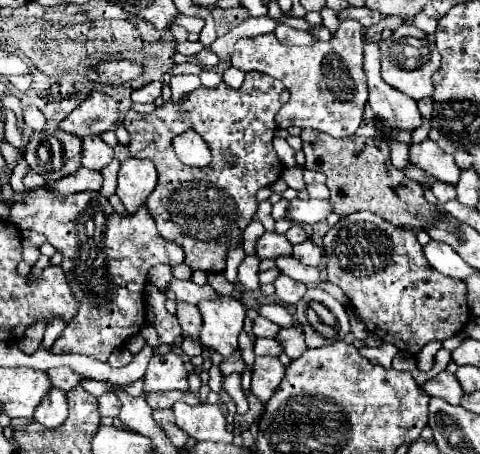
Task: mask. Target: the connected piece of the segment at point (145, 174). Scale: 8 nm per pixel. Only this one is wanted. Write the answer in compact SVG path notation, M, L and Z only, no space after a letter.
M127 158L121 162L117 196L121 198L129 214L133 214L139 206L145 204L155 184L157 184L157 170L153 162L137 160L137 158Z

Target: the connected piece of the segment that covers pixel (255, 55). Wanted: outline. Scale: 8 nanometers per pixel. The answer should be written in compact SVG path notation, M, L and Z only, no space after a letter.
M341 20L339 30L333 32L333 38L327 42L315 42L309 46L285 46L281 44L273 34L263 34L255 38L243 38L235 44L231 66L239 68L243 72L257 70L267 76L273 76L285 84L291 98L281 106L277 112L275 124L277 128L313 128L319 132L325 132L335 138L353 136L353 132L363 122L363 106L367 102L367 90L365 90L365 74L361 72L363 62L363 36L361 36L361 24L357 20Z

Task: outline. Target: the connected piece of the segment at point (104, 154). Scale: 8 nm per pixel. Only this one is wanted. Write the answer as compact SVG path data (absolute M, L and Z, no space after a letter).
M85 136L83 138L83 166L89 170L101 170L113 160L115 152L109 144L105 144L99 136Z

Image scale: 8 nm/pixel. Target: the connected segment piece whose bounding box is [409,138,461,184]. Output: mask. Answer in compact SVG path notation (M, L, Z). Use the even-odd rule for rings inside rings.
M427 138L419 144L413 144L409 148L409 160L411 164L423 168L425 172L429 172L431 176L435 176L441 182L447 184L457 184L459 182L459 166L455 164L453 156L443 152L435 140Z

